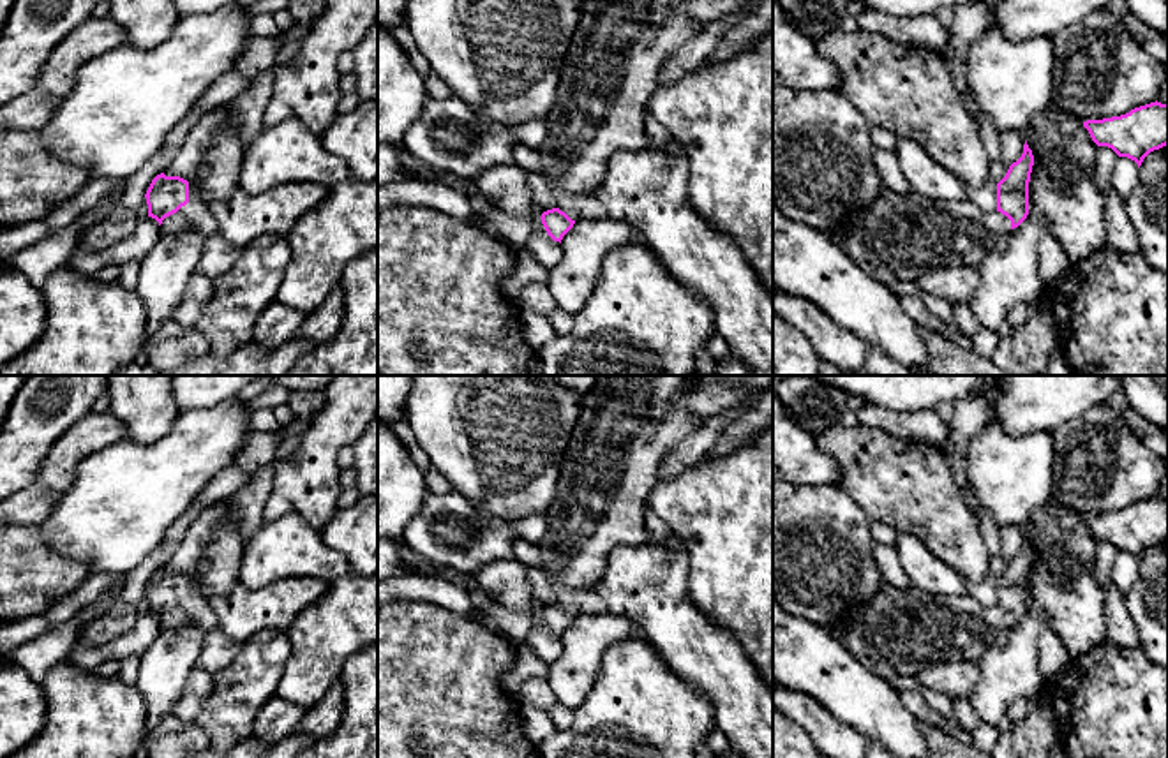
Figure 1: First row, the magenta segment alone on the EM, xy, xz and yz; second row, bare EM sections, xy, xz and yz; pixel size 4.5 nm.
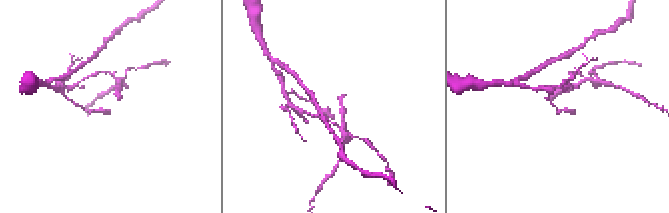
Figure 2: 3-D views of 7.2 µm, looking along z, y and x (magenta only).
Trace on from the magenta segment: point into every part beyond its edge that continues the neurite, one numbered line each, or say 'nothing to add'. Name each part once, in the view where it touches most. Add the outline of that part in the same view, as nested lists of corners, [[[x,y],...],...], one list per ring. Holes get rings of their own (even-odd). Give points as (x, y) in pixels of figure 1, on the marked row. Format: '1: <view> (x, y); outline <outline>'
1: xy (194, 215); outline [[[187,203],[176,213],[166,217],[161,224],[161,233],[173,234],[196,229],[203,233],[206,238],[219,233],[219,226],[210,213],[210,210],[201,203]]]

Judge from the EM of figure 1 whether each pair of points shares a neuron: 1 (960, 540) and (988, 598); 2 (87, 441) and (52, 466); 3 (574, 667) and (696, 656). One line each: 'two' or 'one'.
1: two
2: one
3: two

